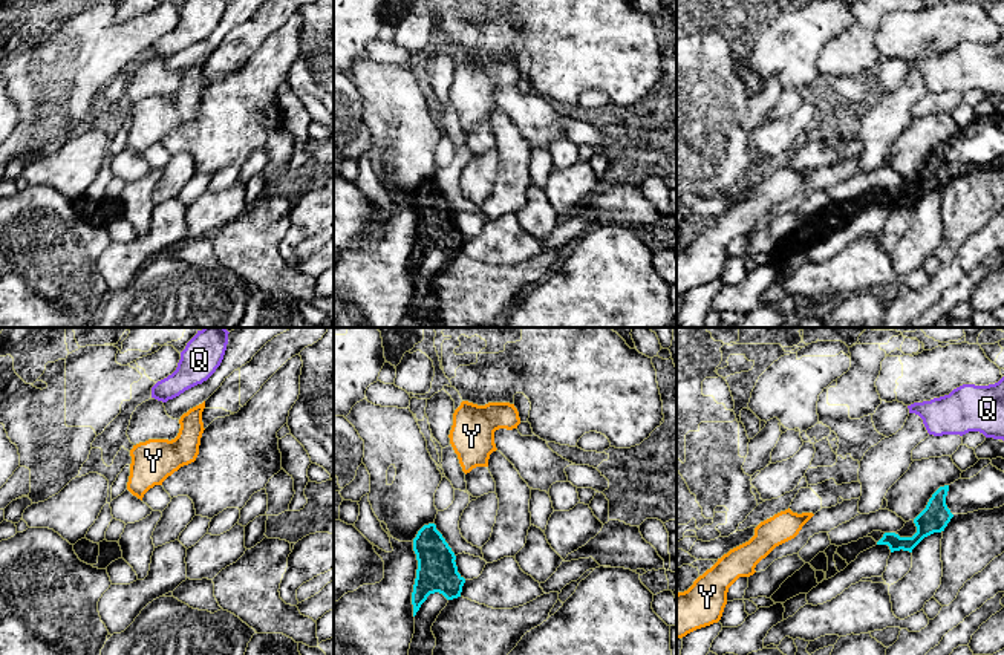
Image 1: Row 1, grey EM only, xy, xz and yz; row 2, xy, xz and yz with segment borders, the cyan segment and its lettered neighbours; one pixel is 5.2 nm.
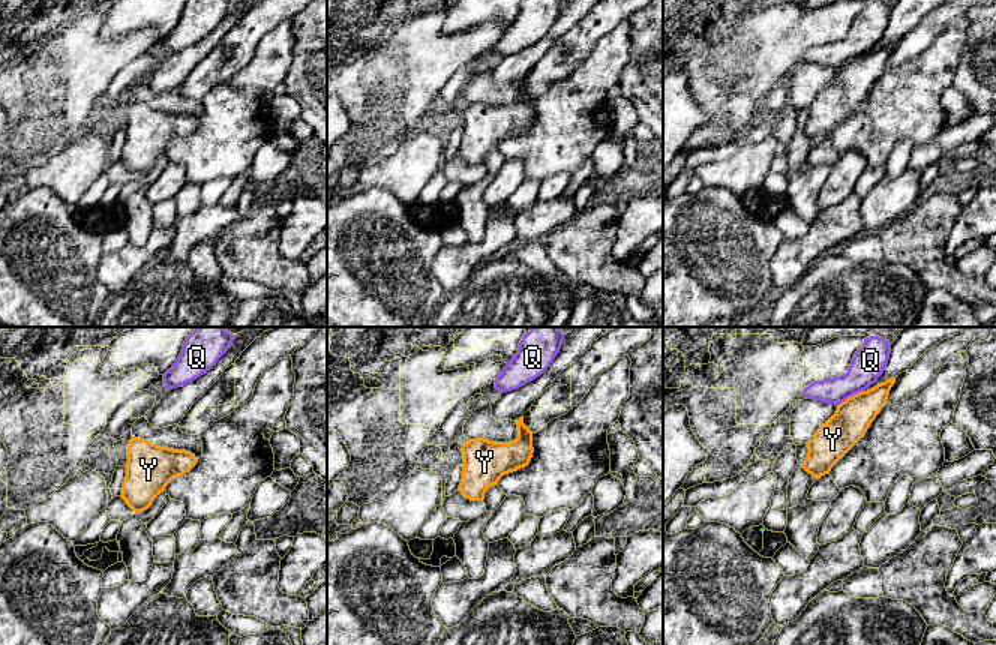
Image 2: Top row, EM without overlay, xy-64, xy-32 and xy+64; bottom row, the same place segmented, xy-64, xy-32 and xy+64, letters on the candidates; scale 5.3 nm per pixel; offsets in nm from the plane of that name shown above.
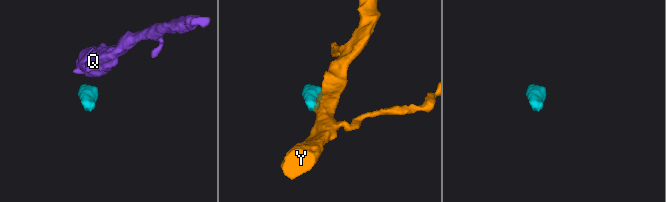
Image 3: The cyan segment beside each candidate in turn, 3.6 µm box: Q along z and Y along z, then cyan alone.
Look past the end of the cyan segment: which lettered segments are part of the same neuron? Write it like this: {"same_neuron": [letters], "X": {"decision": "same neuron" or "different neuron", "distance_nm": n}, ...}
{"same_neuron": [], "Q": {"decision": "different neuron", "distance_nm": 260}, "Y": {"decision": "different neuron", "distance_nm": 320}}

